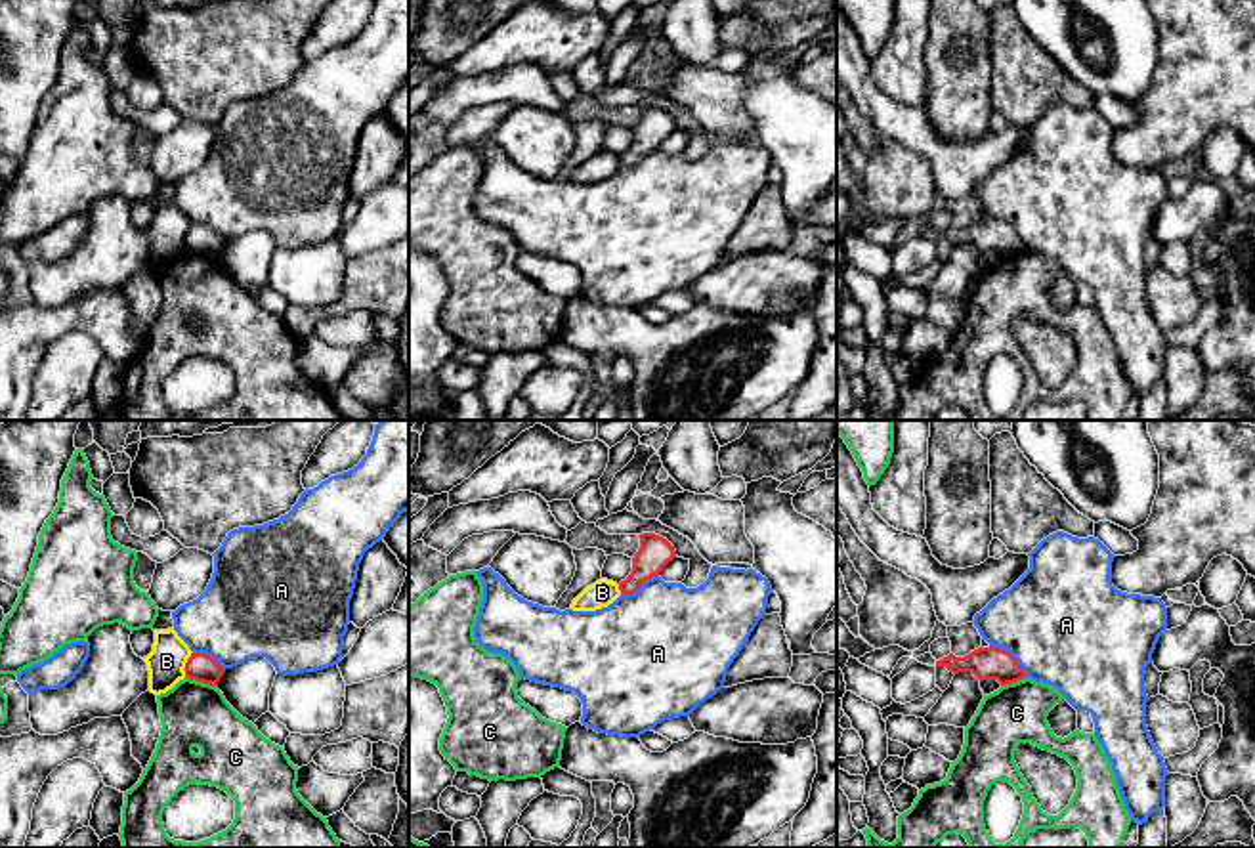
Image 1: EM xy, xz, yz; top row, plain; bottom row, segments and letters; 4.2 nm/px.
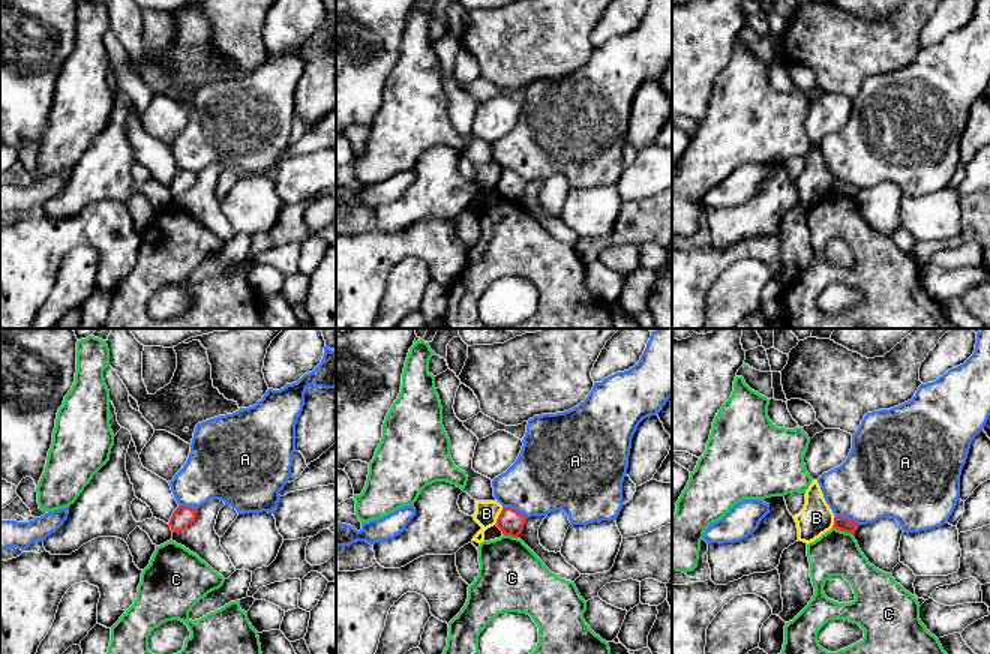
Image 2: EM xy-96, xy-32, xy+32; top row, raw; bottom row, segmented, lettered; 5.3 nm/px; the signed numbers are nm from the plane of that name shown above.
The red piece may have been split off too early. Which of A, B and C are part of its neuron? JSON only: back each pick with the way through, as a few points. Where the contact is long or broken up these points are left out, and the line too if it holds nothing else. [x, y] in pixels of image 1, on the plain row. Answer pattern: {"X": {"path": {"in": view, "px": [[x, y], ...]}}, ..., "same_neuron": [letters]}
{"same_neuron": []}

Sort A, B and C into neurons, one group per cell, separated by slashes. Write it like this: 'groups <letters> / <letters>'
groups A / B / C

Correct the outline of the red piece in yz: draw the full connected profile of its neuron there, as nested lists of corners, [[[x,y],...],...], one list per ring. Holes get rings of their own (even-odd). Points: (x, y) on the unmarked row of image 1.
[[[978,220],[965,229],[947,229],[936,233],[936,239],[946,239],[949,244],[972,244],[980,254],[997,252],[1001,258],[1014,256],[1026,250],[1018,233],[1001,220]]]

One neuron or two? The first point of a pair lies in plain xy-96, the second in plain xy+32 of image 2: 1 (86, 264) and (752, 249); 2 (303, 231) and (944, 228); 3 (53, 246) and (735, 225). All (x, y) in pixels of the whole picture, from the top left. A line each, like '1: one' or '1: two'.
1: two
2: two
3: two

